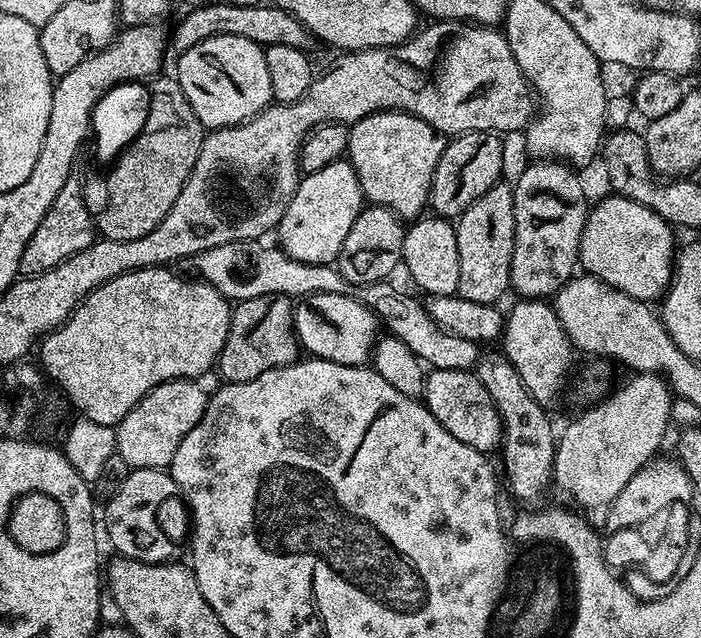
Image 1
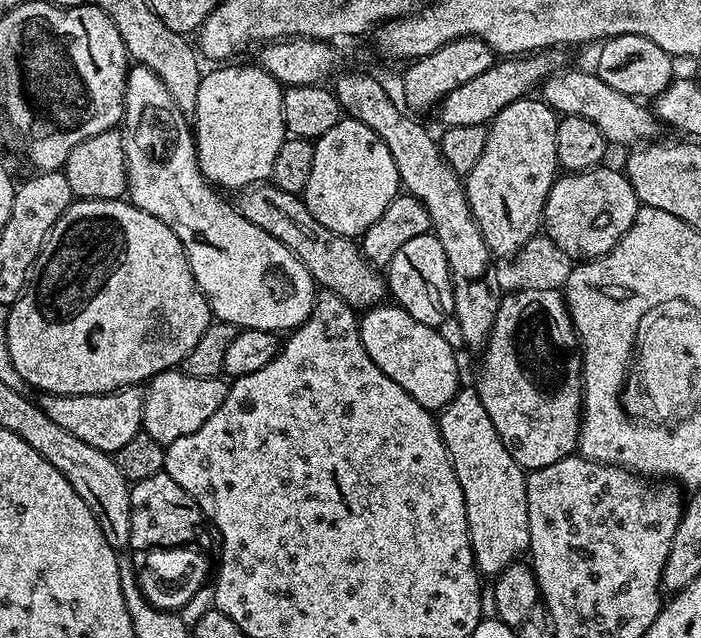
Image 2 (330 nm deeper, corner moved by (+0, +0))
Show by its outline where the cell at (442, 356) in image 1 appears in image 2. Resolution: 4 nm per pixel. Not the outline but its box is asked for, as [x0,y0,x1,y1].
[474,289,584,470]

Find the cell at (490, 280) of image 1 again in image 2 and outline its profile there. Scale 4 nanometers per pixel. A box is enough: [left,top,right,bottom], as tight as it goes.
[465,98,558,258]

